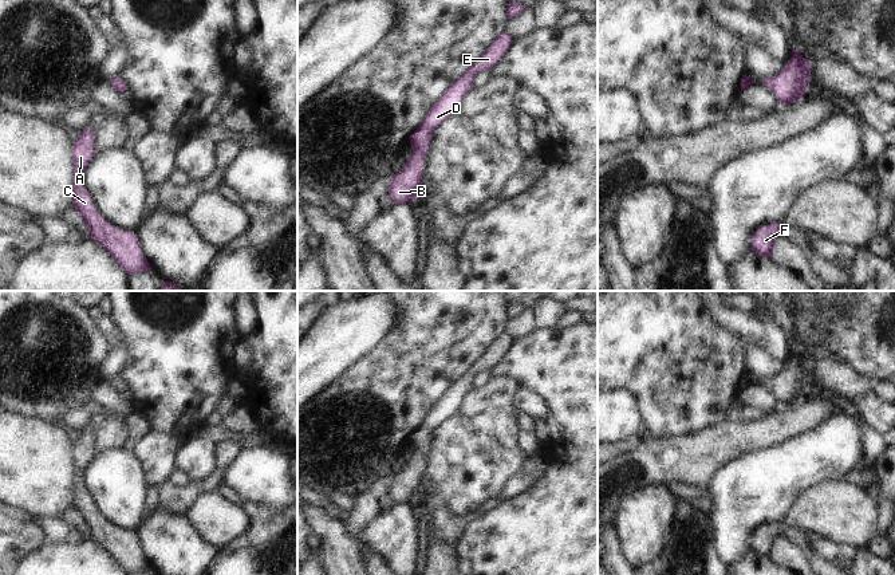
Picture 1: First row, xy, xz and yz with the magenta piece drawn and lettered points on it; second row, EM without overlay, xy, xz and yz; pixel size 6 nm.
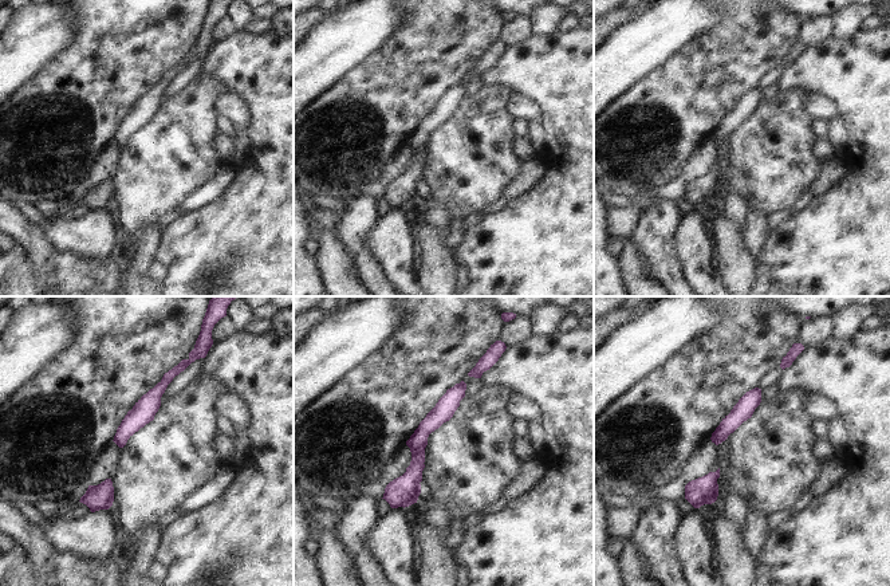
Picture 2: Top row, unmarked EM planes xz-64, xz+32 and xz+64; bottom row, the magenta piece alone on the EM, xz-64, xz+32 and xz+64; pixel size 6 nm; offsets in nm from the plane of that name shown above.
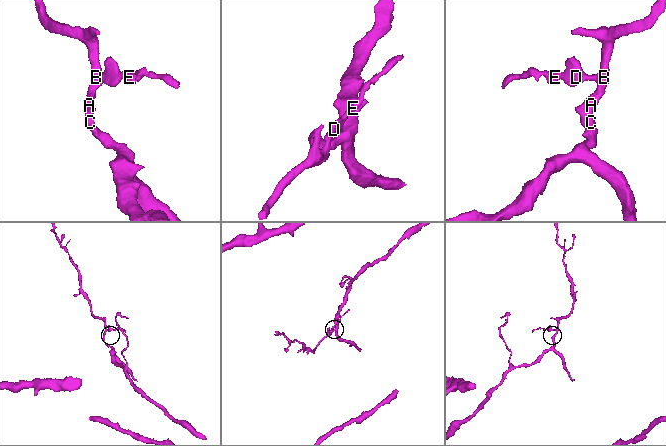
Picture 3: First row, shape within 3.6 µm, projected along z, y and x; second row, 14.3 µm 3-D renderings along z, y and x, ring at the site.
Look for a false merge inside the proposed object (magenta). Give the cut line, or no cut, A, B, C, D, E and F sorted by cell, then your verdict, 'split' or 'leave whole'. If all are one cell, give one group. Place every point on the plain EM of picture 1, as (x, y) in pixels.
no cut; A B C D E F; leave whole

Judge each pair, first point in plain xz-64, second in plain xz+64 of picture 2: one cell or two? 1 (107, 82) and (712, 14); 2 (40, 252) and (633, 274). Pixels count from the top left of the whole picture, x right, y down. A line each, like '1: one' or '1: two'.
1: two
2: one

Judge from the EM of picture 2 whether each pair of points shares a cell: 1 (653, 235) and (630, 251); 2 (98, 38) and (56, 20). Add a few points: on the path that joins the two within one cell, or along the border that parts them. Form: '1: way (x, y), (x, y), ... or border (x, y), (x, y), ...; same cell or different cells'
1: border (631, 235), (631, 243), (649, 275); different cells
2: border (70, 14), (74, 34), (70, 43), (58, 55); different cells

